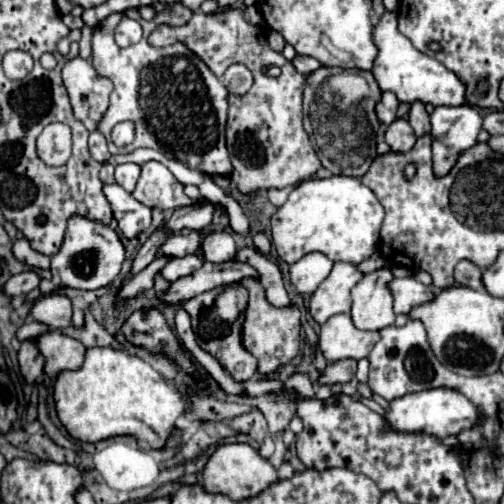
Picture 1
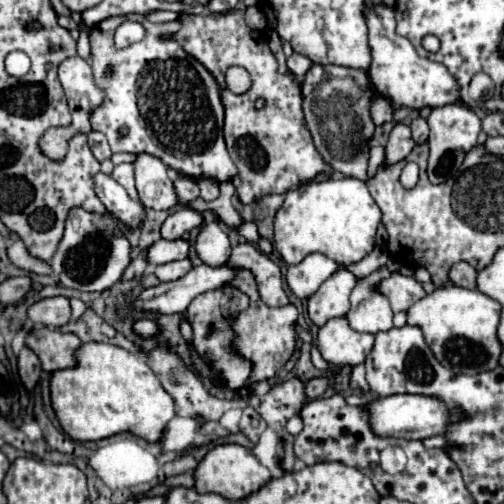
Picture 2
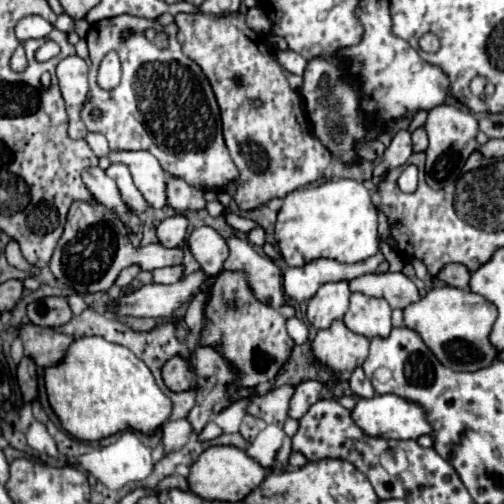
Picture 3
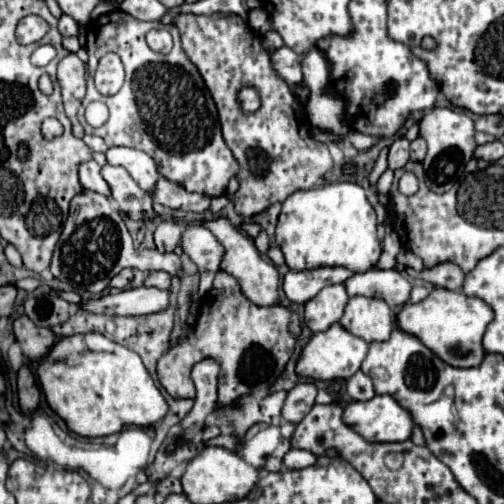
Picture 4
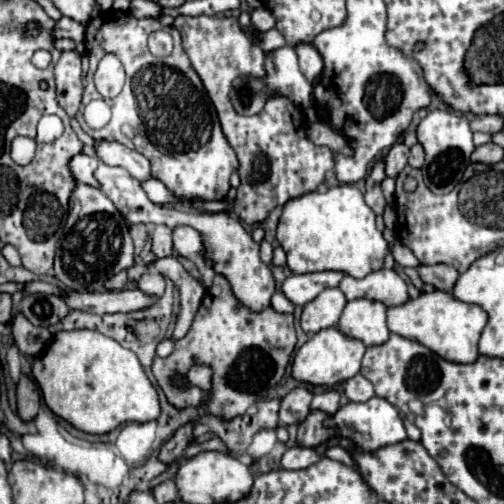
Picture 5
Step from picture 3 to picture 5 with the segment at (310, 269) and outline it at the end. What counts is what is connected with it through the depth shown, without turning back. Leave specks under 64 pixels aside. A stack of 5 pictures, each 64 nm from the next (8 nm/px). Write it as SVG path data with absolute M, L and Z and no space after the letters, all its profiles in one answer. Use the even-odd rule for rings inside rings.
M332 270L312 274L290 274L282 284L282 292L292 304L304 306L310 300L314 300L324 288L338 286L344 276L346 276L344 272L332 272Z

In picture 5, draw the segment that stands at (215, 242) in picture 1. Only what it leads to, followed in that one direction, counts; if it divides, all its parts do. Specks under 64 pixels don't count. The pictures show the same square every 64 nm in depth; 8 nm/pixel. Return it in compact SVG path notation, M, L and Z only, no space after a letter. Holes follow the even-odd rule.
M176 226L174 228L174 250L198 266L204 288L210 288L216 272L214 272L212 260L206 254L206 244L200 232L196 232L192 226Z

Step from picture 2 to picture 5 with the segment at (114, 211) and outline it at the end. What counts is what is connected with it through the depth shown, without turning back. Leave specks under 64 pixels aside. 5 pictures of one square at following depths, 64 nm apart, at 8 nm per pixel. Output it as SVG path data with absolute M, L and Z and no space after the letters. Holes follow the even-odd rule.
M78 154L70 160L70 170L74 174L74 178L82 184L88 184L88 186L94 186L94 188L100 188L100 182L94 178L94 170L98 166L98 160L96 158L90 158L86 154Z

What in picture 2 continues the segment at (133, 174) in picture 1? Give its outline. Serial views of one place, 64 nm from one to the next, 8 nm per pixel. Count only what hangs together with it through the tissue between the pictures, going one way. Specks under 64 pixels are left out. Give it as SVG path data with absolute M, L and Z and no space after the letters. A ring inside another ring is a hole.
M118 164L118 166L114 166L112 178L126 188L130 198L138 200L138 194L136 194L136 188L134 188L134 164Z

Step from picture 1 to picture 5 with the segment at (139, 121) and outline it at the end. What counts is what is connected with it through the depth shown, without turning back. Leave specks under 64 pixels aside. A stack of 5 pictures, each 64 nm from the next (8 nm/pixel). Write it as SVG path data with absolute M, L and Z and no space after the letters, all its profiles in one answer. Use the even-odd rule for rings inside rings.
M106 10L106 12L100 12L96 18L92 18L86 24L84 44L86 44L86 54L90 56L90 70L86 74L86 90L84 90L84 98L82 98L82 108L76 114L76 120L80 122L82 130L88 136L96 138L96 140L116 140L116 142L120 142L120 144L144 154L150 160L150 164L152 164L154 178L164 182L174 194L178 194L178 198L222 200L228 194L228 190L230 190L230 176L238 168L238 158L236 158L232 146L228 144L228 140L224 138L220 122L218 122L218 116L216 116L216 108L214 108L212 100L208 98L208 92L206 92L200 76L192 68L192 64L190 64L190 60L188 60L188 56L186 56L186 52L182 48L180 32L174 26L164 28L154 18L138 20L132 14L128 14L128 12ZM152 30L168 30L172 34L174 50L172 50L170 56L156 58L156 56L150 54L150 50L146 46L146 38L148 38L148 34ZM110 52L116 54L120 58L120 62L124 64L126 86L122 88L122 92L116 98L108 100L108 104L112 108L110 122L104 128L100 128L100 130L92 130L92 128L86 126L86 122L82 118L82 110L84 110L84 104L88 104L90 100L98 98L98 92L96 92L96 88L92 84L92 76L96 72L96 66L98 66L100 58L104 54L110 54Z

